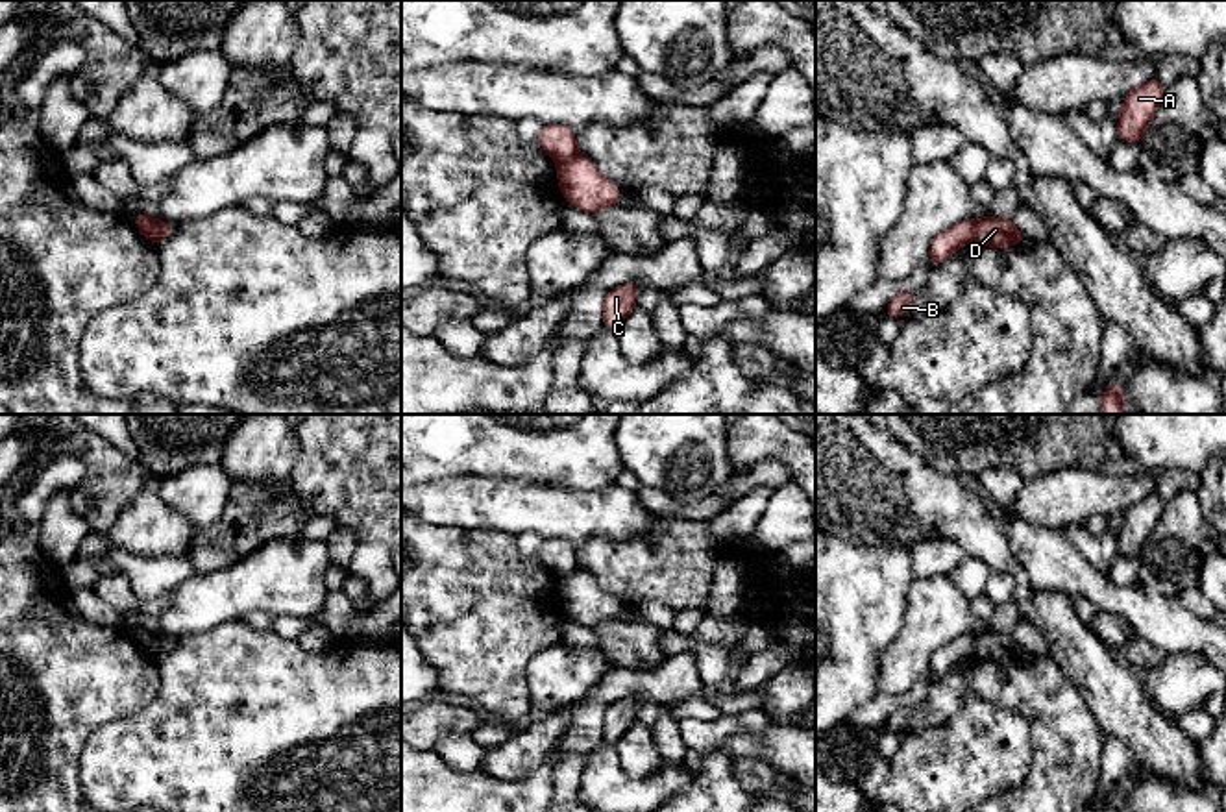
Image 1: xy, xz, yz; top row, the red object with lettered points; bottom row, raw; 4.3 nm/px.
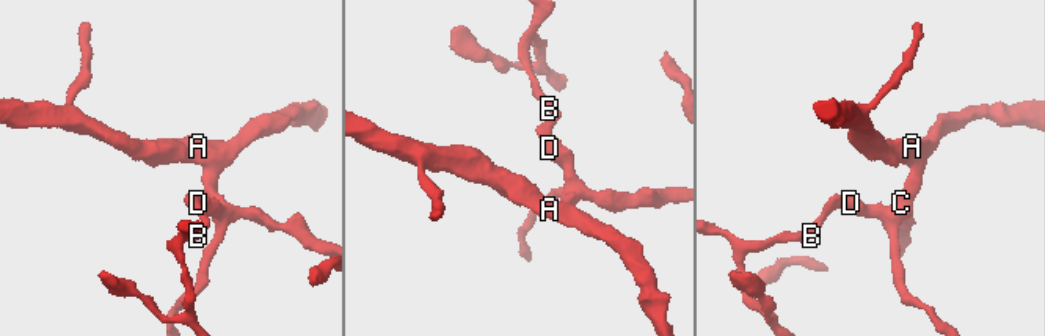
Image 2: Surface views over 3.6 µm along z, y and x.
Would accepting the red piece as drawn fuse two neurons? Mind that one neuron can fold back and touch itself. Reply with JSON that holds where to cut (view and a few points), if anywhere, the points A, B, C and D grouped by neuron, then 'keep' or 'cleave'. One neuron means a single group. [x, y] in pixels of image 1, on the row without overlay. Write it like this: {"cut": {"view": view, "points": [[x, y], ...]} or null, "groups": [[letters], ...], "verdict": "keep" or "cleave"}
{"cut": {"view": "xy", "points": [[156, 635], [150, 655]]}, "groups": [["A", "C", "D"], ["B"]], "verdict": "cleave"}

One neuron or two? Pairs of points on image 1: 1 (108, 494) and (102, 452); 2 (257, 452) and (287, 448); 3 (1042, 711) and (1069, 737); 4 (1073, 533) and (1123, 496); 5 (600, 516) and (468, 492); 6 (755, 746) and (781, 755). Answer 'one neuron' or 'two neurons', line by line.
1: one neuron
2: one neuron
3: one neuron
4: two neurons
5: one neuron
6: one neuron

